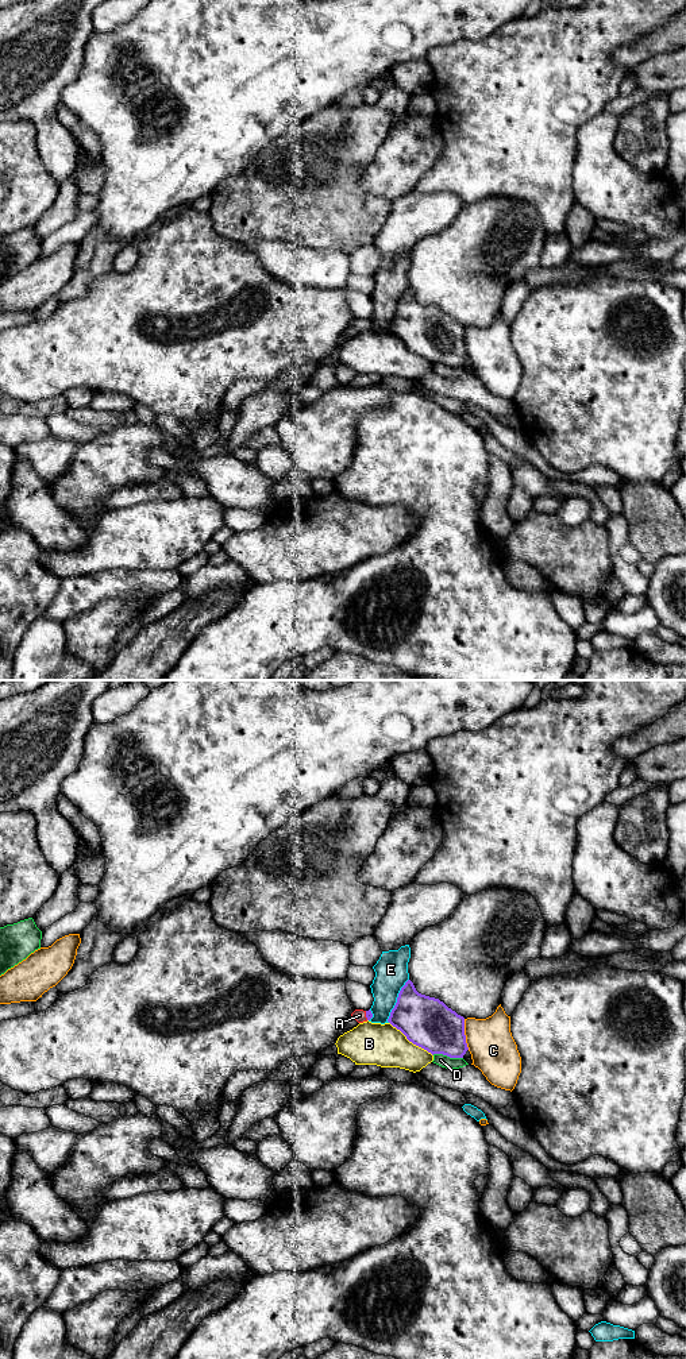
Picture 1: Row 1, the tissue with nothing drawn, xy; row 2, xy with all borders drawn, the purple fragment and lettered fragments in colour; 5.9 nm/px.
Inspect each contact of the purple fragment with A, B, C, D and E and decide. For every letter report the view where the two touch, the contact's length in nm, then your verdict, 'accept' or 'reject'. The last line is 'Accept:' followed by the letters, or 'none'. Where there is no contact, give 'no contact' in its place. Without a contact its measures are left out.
A: xy | 60 nm | accept
B: xy | 340 nm | reject
C: xy | 190 nm | reject
D: xy | 190 nm | reject
E: xy | 300 nm | reject
Accept: A

